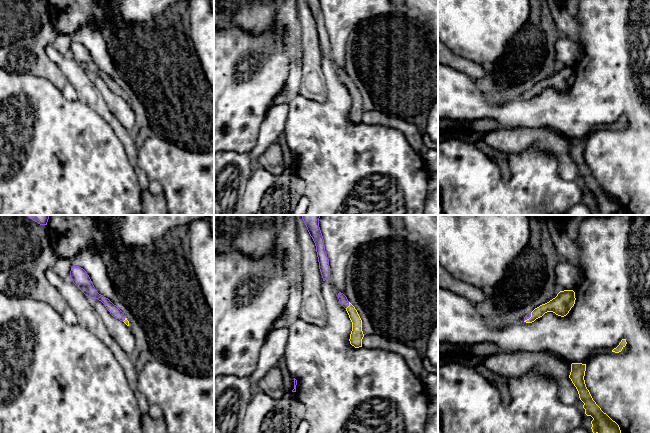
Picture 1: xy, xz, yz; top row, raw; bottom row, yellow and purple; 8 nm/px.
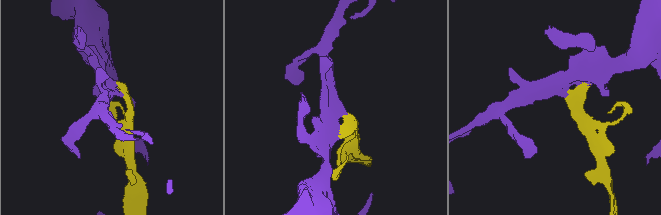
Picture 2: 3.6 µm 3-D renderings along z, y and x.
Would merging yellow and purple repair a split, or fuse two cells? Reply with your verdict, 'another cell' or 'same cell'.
same cell

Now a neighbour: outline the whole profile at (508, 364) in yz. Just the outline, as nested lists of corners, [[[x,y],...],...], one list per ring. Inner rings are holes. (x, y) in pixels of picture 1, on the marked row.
[[[502,351],[487,356],[483,362],[488,370],[501,376],[506,383],[512,378],[521,377],[532,368],[537,368],[541,375],[553,379],[559,386],[559,400],[562,403],[575,405],[580,398],[569,378],[571,364],[559,355],[548,351]]]

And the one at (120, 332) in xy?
[[[94,299],[92,302],[94,309],[100,315],[109,334],[124,352],[133,357],[135,355],[136,340],[129,326],[127,326],[123,321],[113,317],[104,304],[98,299]]]

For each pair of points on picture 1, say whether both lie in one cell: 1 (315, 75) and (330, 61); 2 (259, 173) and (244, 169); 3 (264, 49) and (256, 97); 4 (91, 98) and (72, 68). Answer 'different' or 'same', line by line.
1: different
2: different
3: same
4: same

